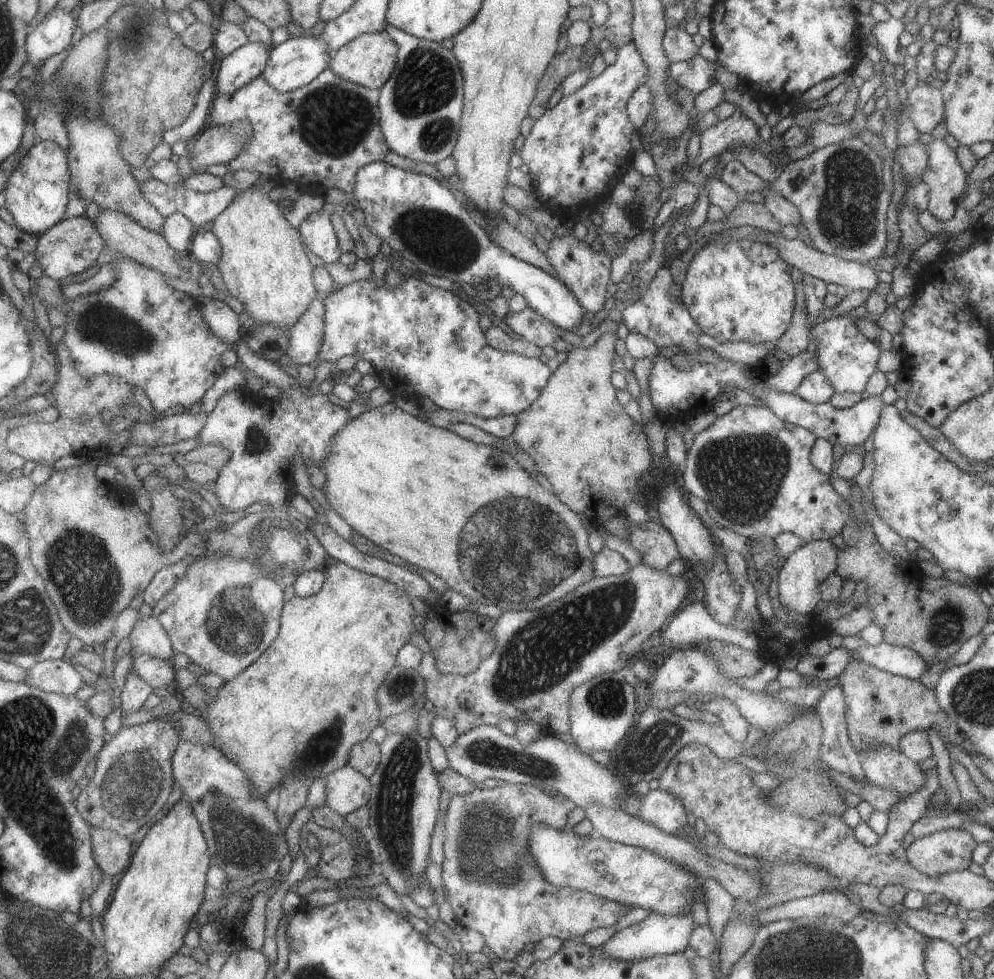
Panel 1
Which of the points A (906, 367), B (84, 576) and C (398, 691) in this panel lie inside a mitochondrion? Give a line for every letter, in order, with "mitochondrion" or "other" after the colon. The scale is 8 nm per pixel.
A: other
B: mitochondrion
C: mitochondrion

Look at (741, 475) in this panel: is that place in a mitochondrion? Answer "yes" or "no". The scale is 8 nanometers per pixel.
yes

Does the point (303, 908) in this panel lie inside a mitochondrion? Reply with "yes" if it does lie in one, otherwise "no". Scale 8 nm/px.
no

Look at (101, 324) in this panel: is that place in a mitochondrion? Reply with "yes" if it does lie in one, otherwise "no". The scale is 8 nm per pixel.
yes

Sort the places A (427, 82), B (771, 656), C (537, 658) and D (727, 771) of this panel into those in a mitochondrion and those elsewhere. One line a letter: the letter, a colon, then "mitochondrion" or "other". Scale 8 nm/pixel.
A: mitochondrion
B: other
C: mitochondrion
D: other

